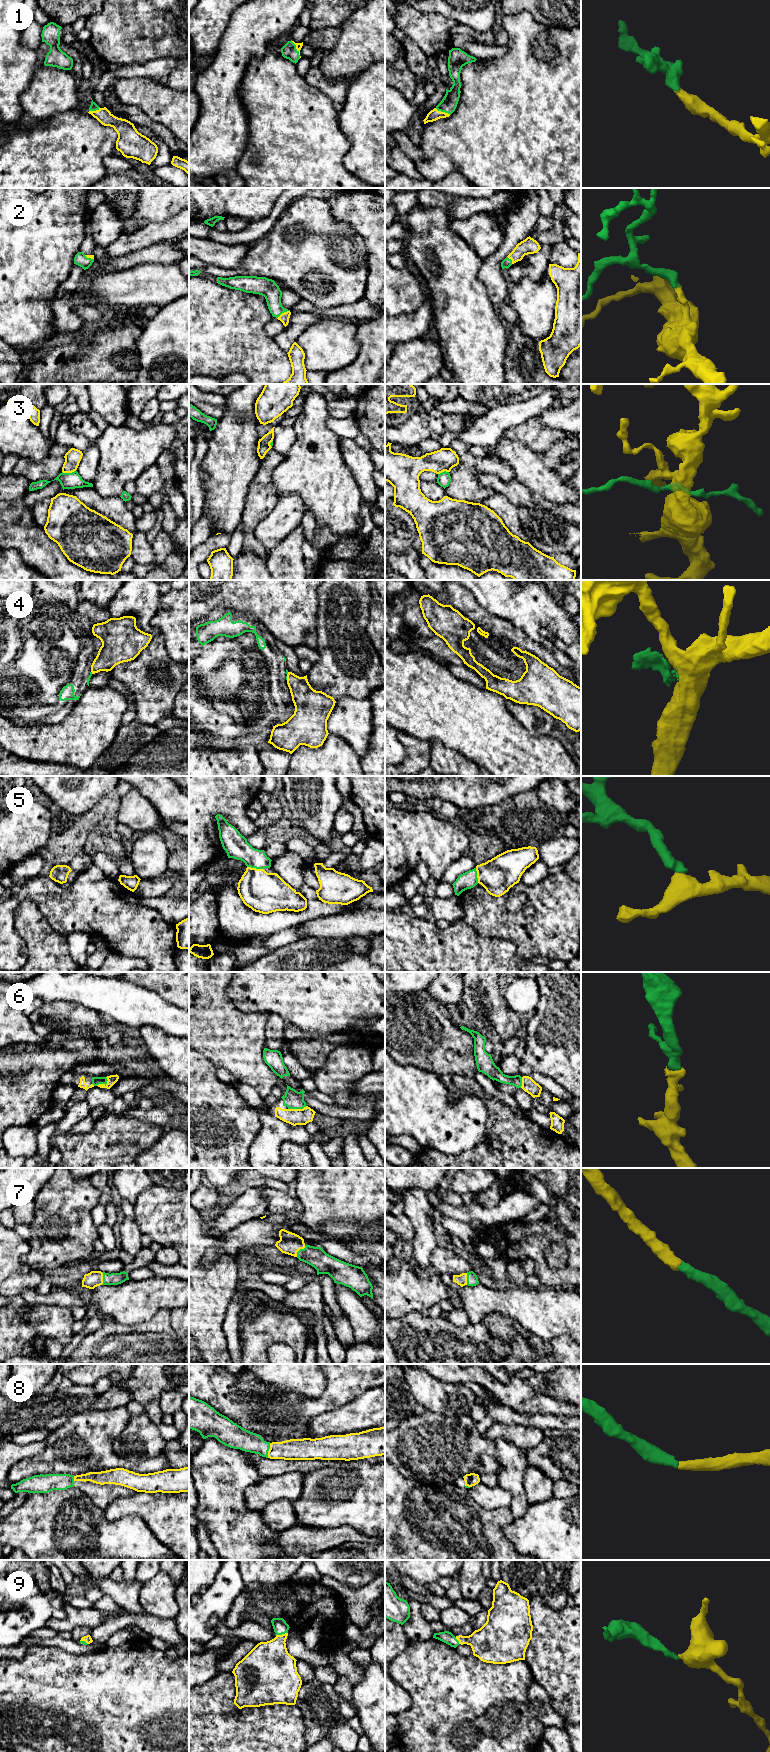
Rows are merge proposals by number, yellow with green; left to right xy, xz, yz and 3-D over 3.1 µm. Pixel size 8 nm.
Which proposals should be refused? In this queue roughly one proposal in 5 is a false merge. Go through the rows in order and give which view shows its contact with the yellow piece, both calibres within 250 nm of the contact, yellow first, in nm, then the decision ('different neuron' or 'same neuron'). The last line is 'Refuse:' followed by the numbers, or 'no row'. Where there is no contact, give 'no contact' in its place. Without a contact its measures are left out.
1: contact in yz; calibres 90 and 130 nm; same neuron
2: contact in xz; calibres 80 and 150 nm; same neuron
3: contact in xy; calibres 130 and 130 nm; different neuron
4: contact in xz; calibres 220 and 20 nm; different neuron
5: contact in xz; calibres 320 and 190 nm; same neuron
6: contact in xy; calibres 80 and 70 nm; same neuron
7: contact in xz; calibres 180 and 160 nm; same neuron
8: contact in xz; calibres 180 and 170 nm; same neuron
9: contact in xz; calibres 360 and 120 nm; same neuron
Refuse: 3, 4

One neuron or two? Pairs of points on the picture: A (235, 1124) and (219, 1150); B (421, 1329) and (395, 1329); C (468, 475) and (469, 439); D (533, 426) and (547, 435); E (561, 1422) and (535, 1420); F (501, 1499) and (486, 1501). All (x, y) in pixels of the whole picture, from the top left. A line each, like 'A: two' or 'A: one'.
A: one
B: one
C: two
D: one
E: one
F: one

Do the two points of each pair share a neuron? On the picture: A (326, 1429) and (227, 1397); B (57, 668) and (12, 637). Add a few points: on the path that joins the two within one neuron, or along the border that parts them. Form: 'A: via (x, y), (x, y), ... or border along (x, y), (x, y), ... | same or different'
A: border along (328, 1410), (314, 1415), (308, 1421), (305, 1437) | different
B: via (46, 657), (34, 647), (23, 645) | same

